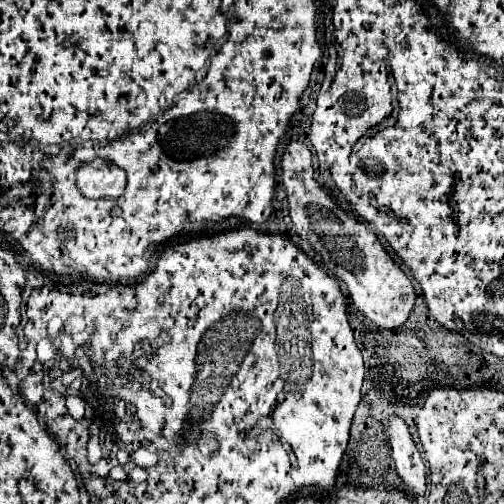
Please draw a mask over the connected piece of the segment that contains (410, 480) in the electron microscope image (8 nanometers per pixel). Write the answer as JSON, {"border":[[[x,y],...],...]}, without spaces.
{"border":[[[391,415],[389,417],[389,443],[391,443],[391,456],[394,460],[397,473],[401,475],[407,489],[415,495],[425,493],[425,463],[423,457],[409,433],[407,423]]]}

